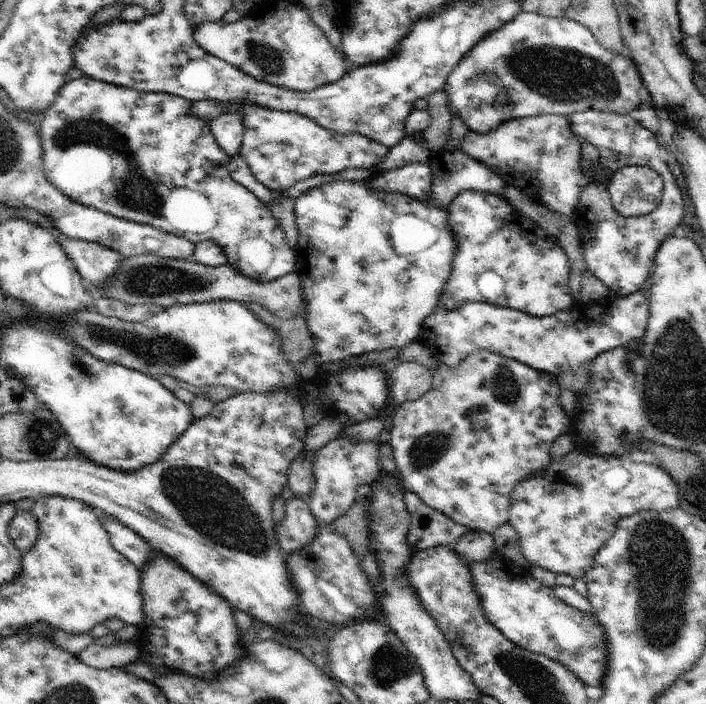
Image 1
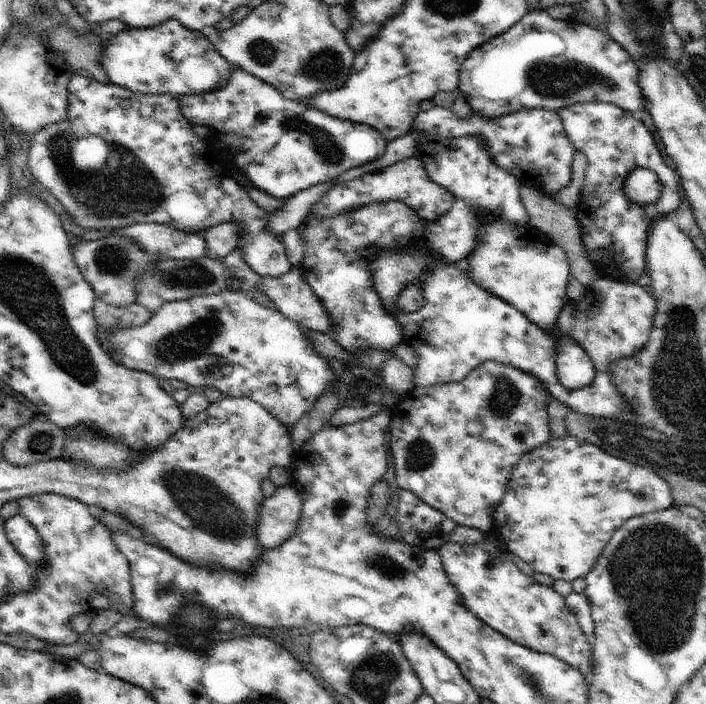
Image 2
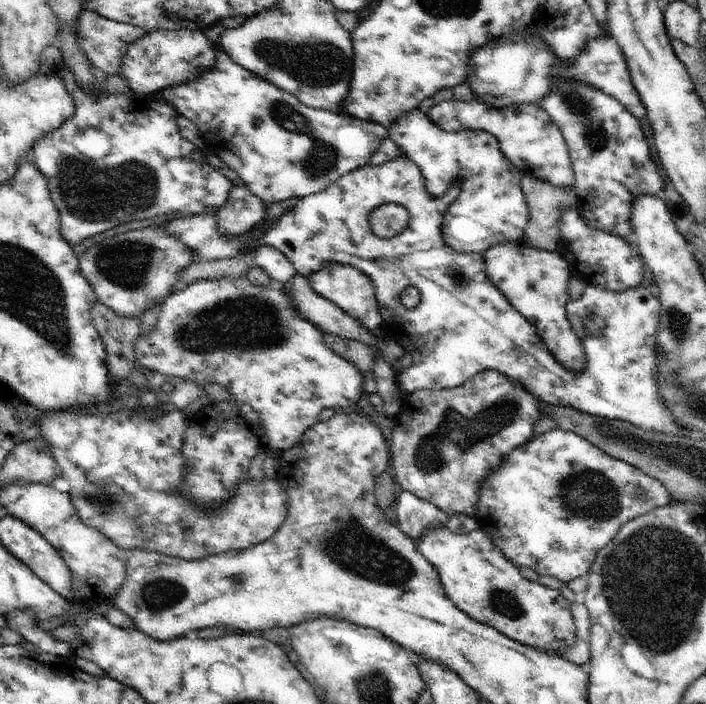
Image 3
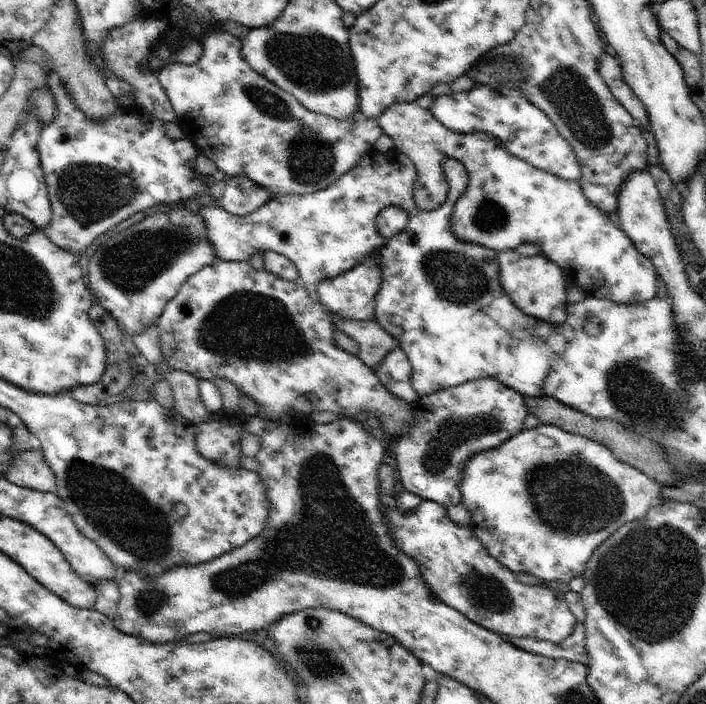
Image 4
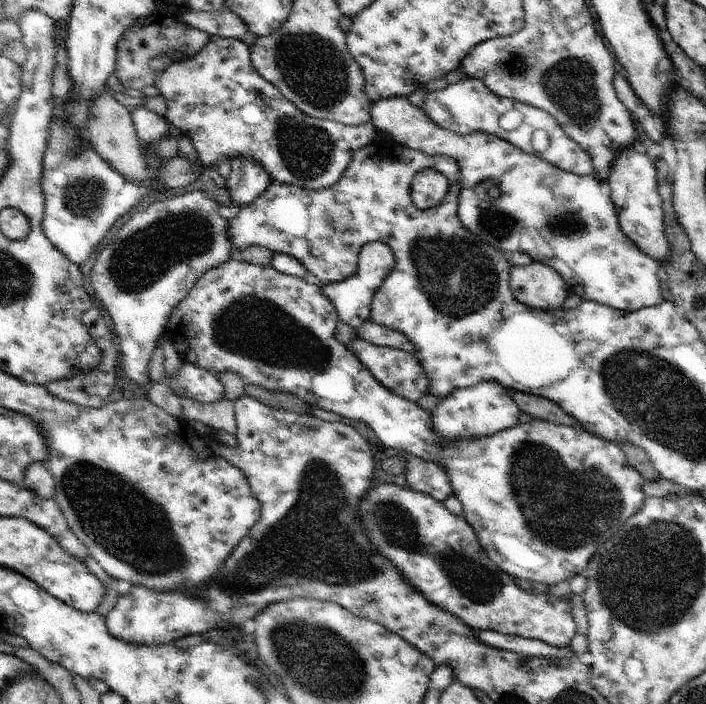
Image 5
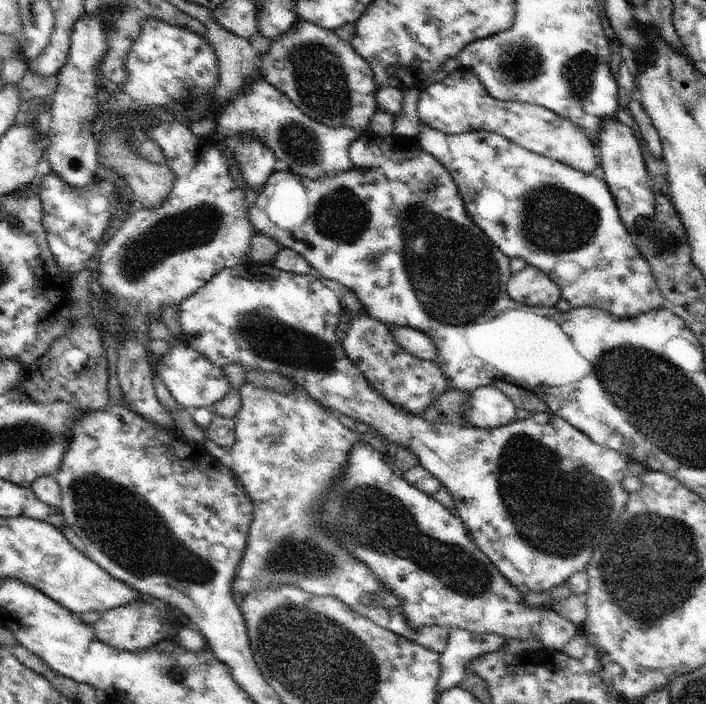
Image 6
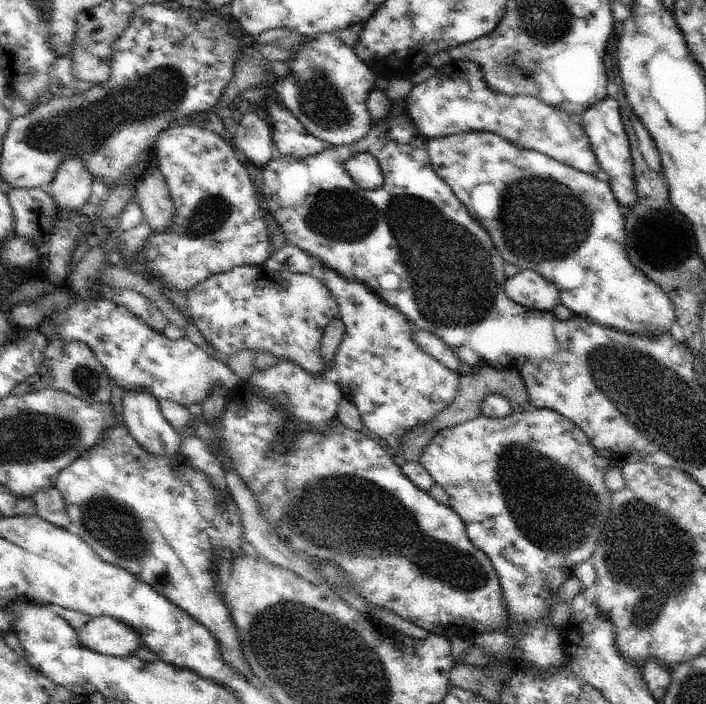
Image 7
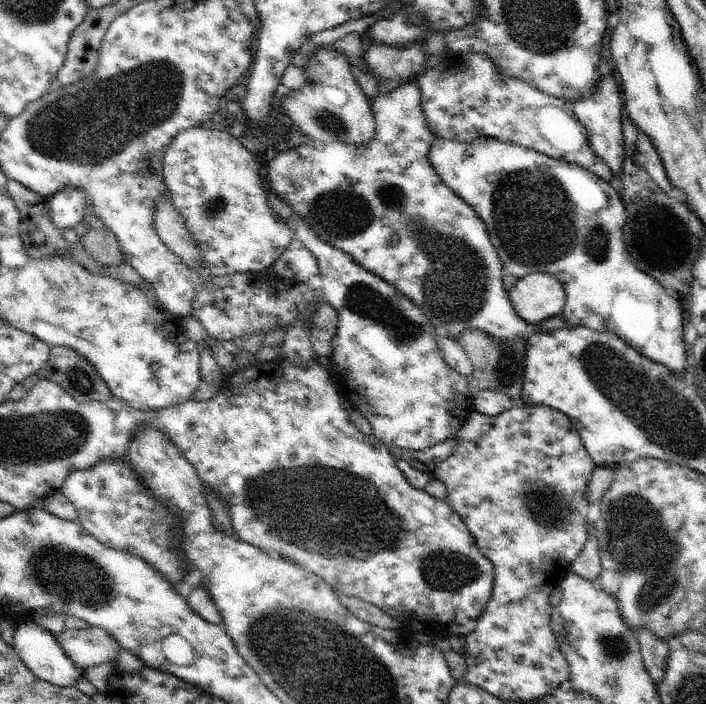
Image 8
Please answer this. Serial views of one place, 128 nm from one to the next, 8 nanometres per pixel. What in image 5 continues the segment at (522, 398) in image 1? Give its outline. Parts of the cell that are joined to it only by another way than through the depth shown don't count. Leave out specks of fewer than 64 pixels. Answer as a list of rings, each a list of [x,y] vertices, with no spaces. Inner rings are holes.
[[[483,381],[472,387],[465,387],[454,390],[449,396],[441,399],[437,408],[430,413],[431,428],[444,440],[456,441],[464,438],[473,437],[490,437],[505,429],[513,428],[519,425],[519,418],[522,412],[516,407],[516,404],[511,400],[511,397],[505,392],[498,382]],[[410,455],[407,458],[404,475],[407,487],[418,493],[432,496],[432,499],[442,504],[446,498],[453,495],[449,477],[438,464]]]

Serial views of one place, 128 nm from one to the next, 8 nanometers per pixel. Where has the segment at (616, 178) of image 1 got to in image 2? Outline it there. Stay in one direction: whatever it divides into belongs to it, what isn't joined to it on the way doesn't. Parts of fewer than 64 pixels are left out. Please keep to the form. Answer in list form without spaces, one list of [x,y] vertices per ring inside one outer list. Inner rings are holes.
[[[636,168],[624,180],[622,190],[632,204],[648,207],[649,204],[656,204],[660,198],[662,184],[650,168]]]

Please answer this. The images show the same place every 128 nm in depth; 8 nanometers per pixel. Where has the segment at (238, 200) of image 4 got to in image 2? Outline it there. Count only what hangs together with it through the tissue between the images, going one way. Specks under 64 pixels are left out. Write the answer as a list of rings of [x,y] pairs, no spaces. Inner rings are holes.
[[[223,222],[214,226],[205,232],[204,240],[206,240],[206,258],[210,260],[218,260],[218,258],[226,258],[236,248],[238,238],[240,238],[239,224],[232,222]]]

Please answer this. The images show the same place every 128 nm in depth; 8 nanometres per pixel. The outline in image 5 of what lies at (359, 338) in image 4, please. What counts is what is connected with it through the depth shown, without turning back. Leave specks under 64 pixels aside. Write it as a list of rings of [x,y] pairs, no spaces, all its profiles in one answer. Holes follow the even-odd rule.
[[[368,320],[362,327],[355,330],[357,338],[366,340],[369,344],[382,347],[393,347],[404,352],[416,353],[413,343],[402,333]]]

